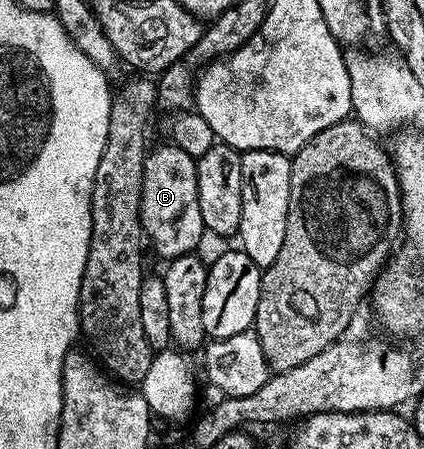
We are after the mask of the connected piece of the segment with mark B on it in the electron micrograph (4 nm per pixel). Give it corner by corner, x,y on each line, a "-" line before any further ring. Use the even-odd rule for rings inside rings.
172,145
157,147
148,152
143,165
141,185
141,229
144,238
165,261
192,255
199,237
206,231
203,213
199,213
199,181
197,160
183,149

